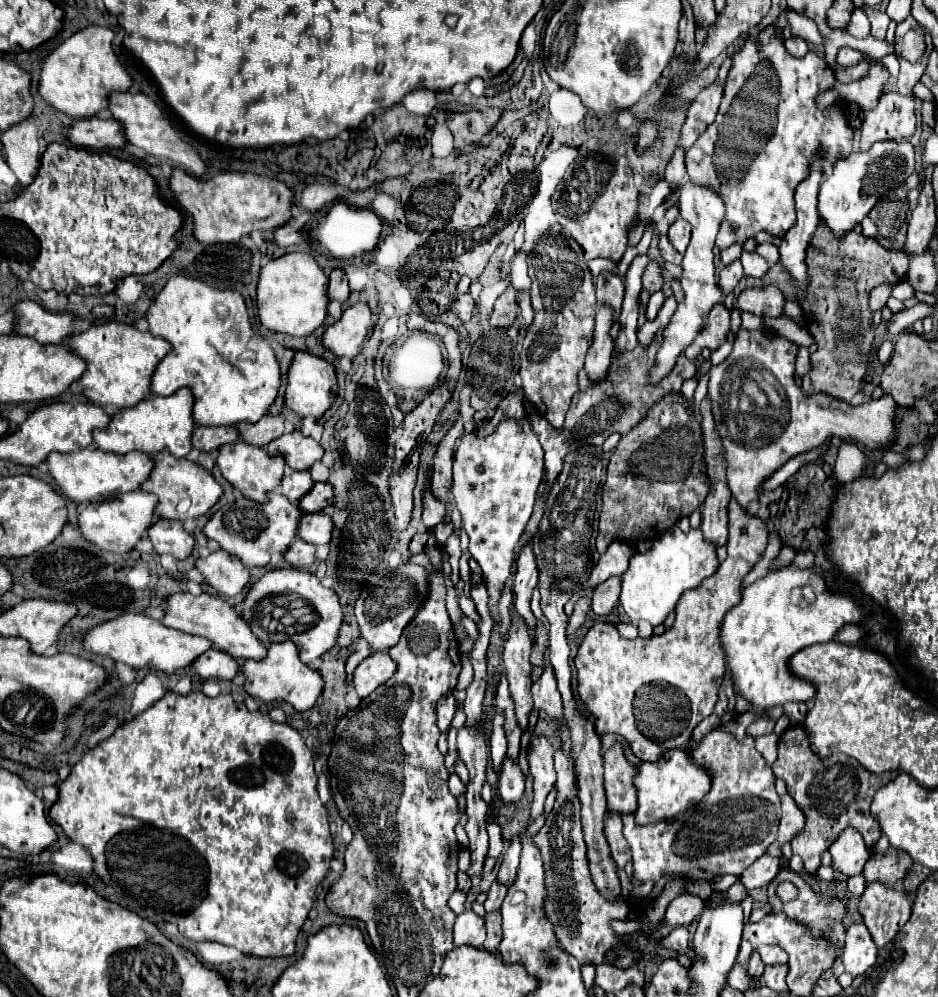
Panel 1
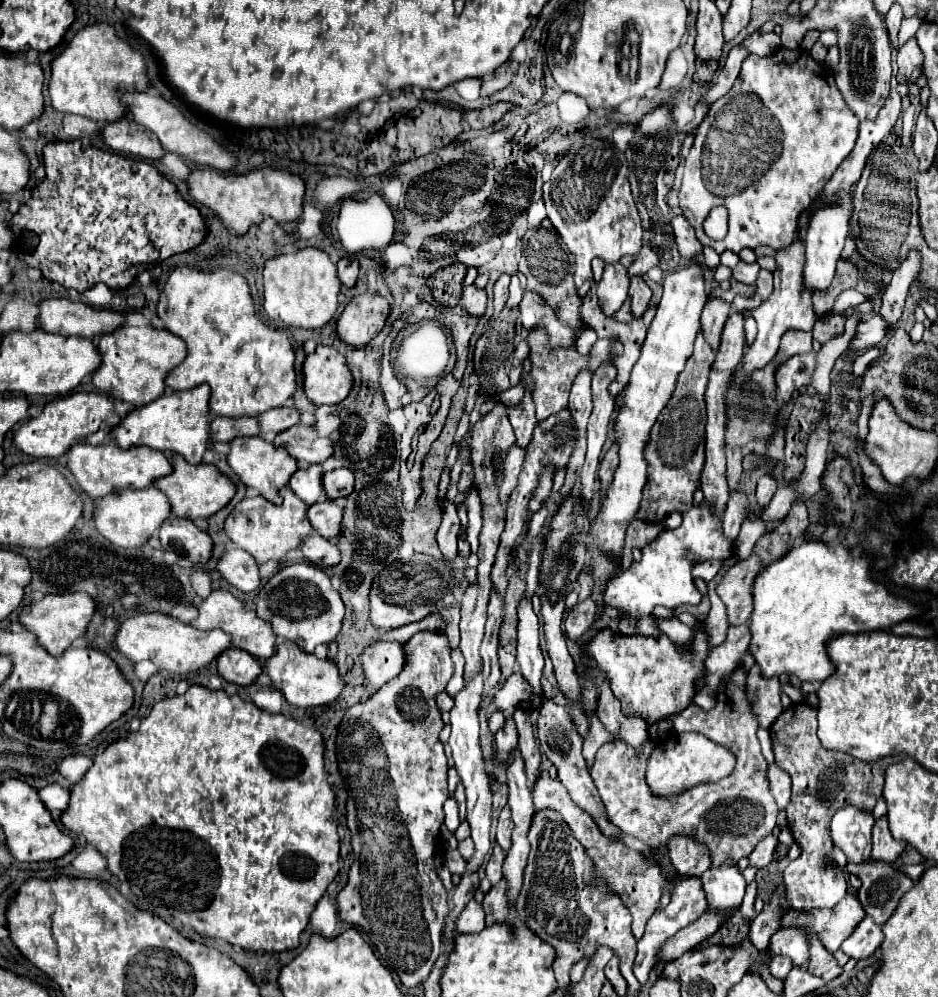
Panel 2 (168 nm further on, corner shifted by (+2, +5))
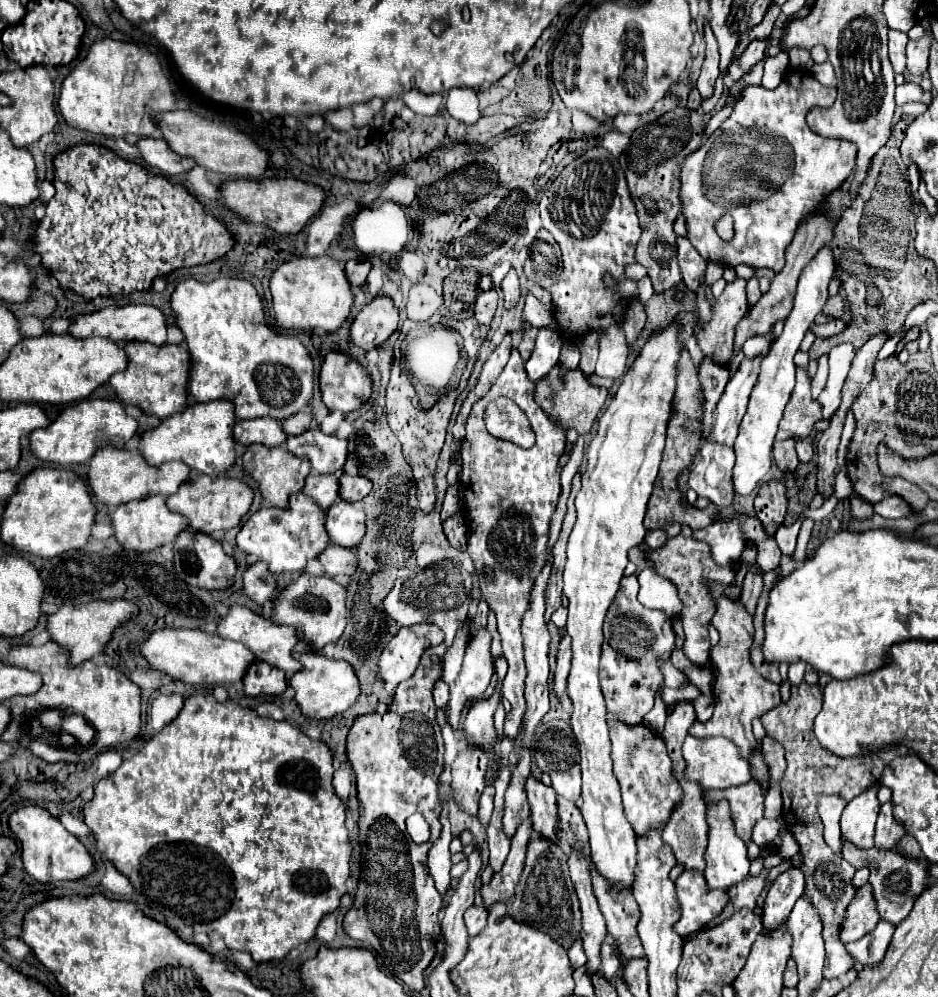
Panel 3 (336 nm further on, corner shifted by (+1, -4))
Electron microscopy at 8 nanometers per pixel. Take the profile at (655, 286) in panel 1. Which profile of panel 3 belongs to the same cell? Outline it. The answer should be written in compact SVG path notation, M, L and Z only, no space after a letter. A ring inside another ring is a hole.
M633 301L627 309L627 315L625 315L625 321L623 321L623 331L625 331L625 337L627 337L627 343L631 345L639 333L643 331L643 325L645 325L645 309L643 309L643 303L639 301Z

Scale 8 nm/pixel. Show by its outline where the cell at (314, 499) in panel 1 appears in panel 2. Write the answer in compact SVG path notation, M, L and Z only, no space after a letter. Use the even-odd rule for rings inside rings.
M346 468L332 470L332 472L326 472L324 474L322 486L324 486L324 494L326 494L328 500L346 498L354 490L354 476Z

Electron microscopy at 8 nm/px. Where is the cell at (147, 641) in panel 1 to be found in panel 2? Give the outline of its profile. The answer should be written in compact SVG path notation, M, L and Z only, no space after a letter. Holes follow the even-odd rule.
M150 612L150 614L136 614L120 624L114 636L114 646L120 654L124 654L132 662L150 660L160 670L168 670L172 674L188 674L200 668L210 666L220 652L230 648L230 636L222 630L196 630L186 626L178 618L168 614Z

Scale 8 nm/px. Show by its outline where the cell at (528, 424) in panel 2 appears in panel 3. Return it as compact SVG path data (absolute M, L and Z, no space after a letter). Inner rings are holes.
M513 349L511 351L511 359L507 361L507 365L503 367L501 375L497 377L497 381L491 385L489 393L483 395L471 409L469 417L467 417L467 435L461 443L461 455L463 455L463 471L459 475L461 487L463 487L463 505L467 509L467 519L469 519L469 539L467 539L467 553L473 559L475 565L475 573L479 577L479 589L483 593L483 599L489 603L491 611L495 613L497 619L497 631L501 635L501 645L503 645L503 655L509 663L509 671L503 679L503 697L511 703L511 711L505 717L505 735L507 737L515 737L523 711L525 711L525 697L523 697L523 685L525 685L525 667L523 667L523 637L521 637L521 619L523 613L527 611L529 603L531 603L531 587L535 583L535 575L539 575L539 569L543 567L543 563L547 563L549 559L549 551L547 551L547 531L549 531L549 523L551 523L551 515L557 509L559 497L561 497L561 483L559 483L559 459L565 453L565 445L567 445L567 429L559 427L559 423L555 423L537 403L535 403L535 383L531 383L531 379L525 373L525 361L521 359L519 351ZM497 397L508 397L511 401L515 401L519 405L519 409L527 415L533 431L535 431L535 445L531 449L521 449L515 443L509 441L499 441L493 435L489 435L489 431L485 429L485 421L483 421L483 413L489 401L493 401Z

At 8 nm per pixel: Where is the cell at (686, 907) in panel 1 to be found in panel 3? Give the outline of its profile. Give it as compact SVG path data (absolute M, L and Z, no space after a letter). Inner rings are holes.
M683 871L675 881L675 887L681 903L681 919L675 925L675 931L683 937L719 917L727 905L727 891L711 891L701 871Z

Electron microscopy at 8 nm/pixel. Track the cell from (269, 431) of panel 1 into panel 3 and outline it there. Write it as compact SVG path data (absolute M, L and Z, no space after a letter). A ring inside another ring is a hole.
M299 411L299 413L291 415L291 419L285 419L283 421L283 431L287 435L301 435L301 433L305 433L311 427L311 421L313 421L313 415L311 413Z

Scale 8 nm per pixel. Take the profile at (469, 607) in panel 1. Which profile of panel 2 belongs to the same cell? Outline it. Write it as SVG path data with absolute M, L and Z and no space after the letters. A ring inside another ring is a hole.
M446 502L446 510L442 514L442 524L436 532L436 540L440 546L442 556L452 562L458 556L458 530L460 530L460 518L456 514L456 506L452 502Z

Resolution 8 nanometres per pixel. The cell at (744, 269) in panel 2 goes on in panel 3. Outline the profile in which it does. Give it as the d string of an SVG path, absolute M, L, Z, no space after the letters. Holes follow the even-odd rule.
M735 279L733 283L729 283L725 287L723 295L717 297L715 303L709 303L711 305L711 319L707 323L701 321L701 315L699 315L699 309L697 309L697 299L693 303L695 303L695 309L693 309L693 315L695 315L693 335L697 337L697 343L703 351L703 355L709 357L709 359L715 359L723 367L727 367L731 357L733 357L735 327L737 327L739 319L743 319L743 315L747 315L747 311L749 311L749 303L747 303L747 295L745 295L745 279Z

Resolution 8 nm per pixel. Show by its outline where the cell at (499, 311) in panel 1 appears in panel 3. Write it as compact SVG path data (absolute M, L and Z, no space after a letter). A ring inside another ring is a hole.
M512 268L504 277L501 283L501 289L504 295L504 306L506 309L513 308L518 303L520 293L520 282L519 277L515 270Z

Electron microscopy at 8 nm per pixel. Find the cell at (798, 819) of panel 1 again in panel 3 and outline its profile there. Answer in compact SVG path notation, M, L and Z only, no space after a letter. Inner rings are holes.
M763 737L761 741L761 749L763 749L763 757L771 769L771 783L781 781L783 771L785 771L785 751L781 747L779 741L773 741L771 737Z

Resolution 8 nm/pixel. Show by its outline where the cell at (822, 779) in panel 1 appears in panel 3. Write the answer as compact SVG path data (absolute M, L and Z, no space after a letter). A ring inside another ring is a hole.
M801 683L791 685L791 697L787 703L779 703L775 709L767 711L761 721L767 729L767 735L777 739L785 747L785 759L787 769L783 773L781 781L781 793L783 793L783 819L787 823L787 829L793 833L793 837L799 843L801 855L803 855L803 873L805 873L805 897L817 907L821 921L823 921L823 939L825 939L825 967L823 977L833 979L845 975L853 967L853 959L847 953L843 941L839 939L839 927L843 925L843 913L847 911L851 899L855 897L853 887L853 875L855 869L851 865L839 865L839 855L835 855L829 845L823 839L823 823L817 813L817 793L829 793L829 795L841 795L843 799L851 801L859 793L863 793L867 787L879 781L881 771L885 765L901 755L907 755L909 749L903 745L891 745L867 755L859 755L855 759L843 759L839 755L831 755L831 751L819 747L819 741L813 733L813 719L817 717L821 709L821 687Z

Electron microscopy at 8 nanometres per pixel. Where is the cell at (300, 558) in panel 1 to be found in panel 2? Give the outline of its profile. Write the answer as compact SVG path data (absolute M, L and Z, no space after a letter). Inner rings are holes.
M312 534L310 538L306 538L306 542L302 542L300 550L302 550L304 558L318 568L328 568L328 566L334 566L340 562L340 552L338 552L336 544L322 538L320 534Z

